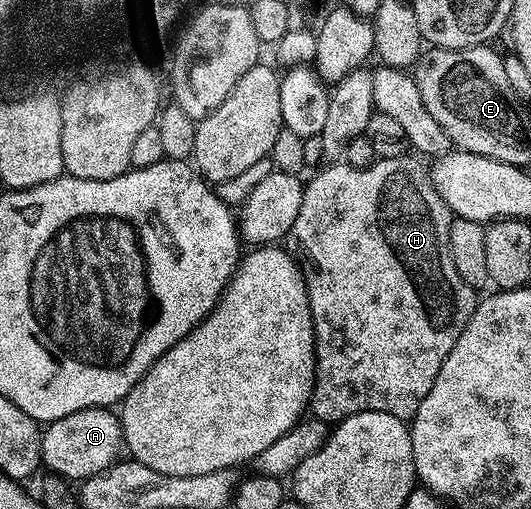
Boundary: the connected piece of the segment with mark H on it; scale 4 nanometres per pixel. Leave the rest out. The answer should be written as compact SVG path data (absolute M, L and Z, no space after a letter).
M412 152L393 158L377 158L368 166L350 166L340 160L335 164L328 164L332 166L325 165L317 169L313 173L317 174L304 182L302 209L298 211L294 224L290 224L286 249L295 258L304 277L316 341L316 379L312 389L310 414L325 424L341 422L358 412L386 412L390 416L411 420L418 412L418 404L426 400L426 392L430 392L434 380L438 380L438 368L442 368L446 356L450 356L450 348L458 344L462 328L466 328L470 316L476 311L477 291L472 290L470 284L462 280L462 276L458 276L458 268L454 268L454 256L450 256L450 224L454 217L452 209L432 183L429 167L423 166L419 161L423 162Z

